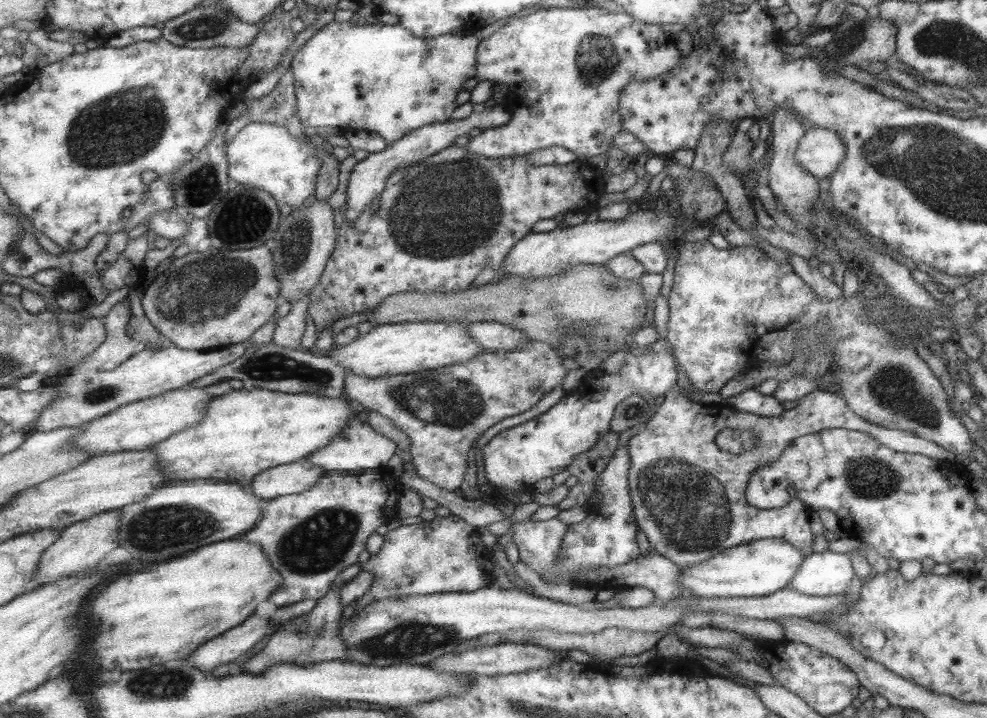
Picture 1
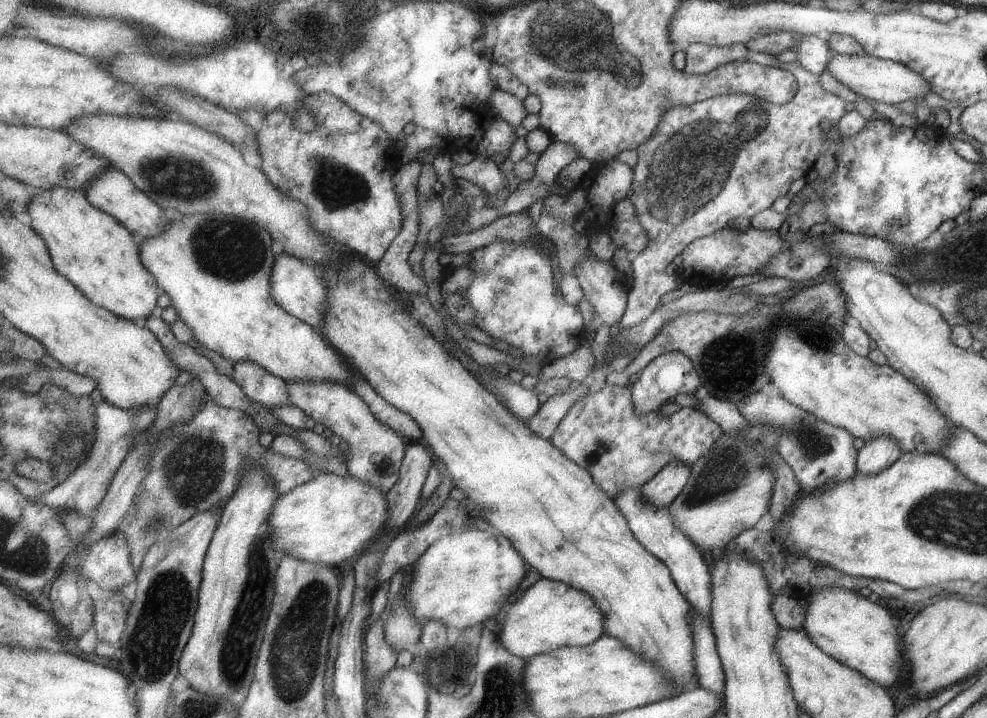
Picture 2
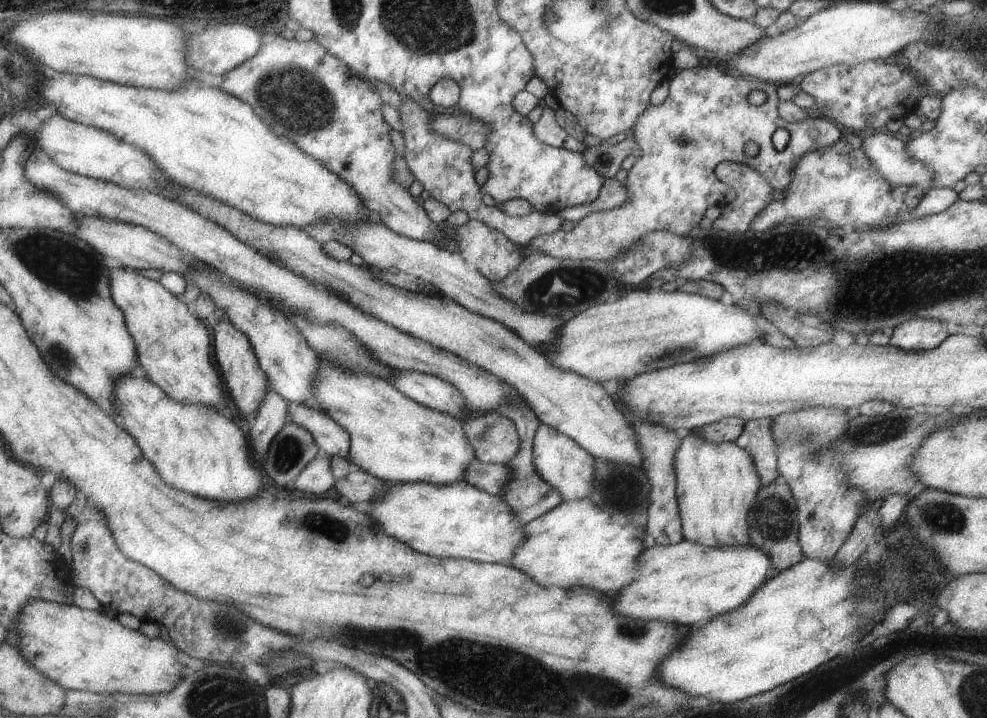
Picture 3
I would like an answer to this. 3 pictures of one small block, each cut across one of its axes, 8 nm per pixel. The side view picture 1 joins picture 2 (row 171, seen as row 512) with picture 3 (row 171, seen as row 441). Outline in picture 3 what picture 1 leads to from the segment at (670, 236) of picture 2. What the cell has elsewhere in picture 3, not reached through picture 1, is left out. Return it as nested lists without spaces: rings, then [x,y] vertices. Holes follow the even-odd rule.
[[[717,62],[708,66],[694,66],[674,74],[669,80],[668,95],[660,105],[649,105],[638,116],[633,126],[633,140],[641,155],[635,158],[633,166],[627,171],[623,180],[623,186],[629,194],[629,200],[613,209],[592,212],[577,223],[577,228],[567,233],[565,230],[544,234],[531,241],[531,248],[537,248],[549,256],[555,258],[569,258],[569,260],[611,260],[617,254],[623,254],[625,250],[631,250],[635,242],[645,238],[653,230],[669,231],[676,235],[684,235],[701,226],[705,221],[705,210],[709,206],[725,206],[735,200],[735,190],[717,178],[716,166],[720,162],[741,163],[759,172],[767,179],[769,186],[775,190],[786,191],[791,182],[795,160],[799,160],[803,154],[819,148],[827,148],[839,140],[841,132],[835,124],[825,120],[816,114],[811,114],[803,122],[788,123],[777,112],[776,85],[771,82],[759,81],[747,76],[731,75],[727,68],[718,65]],[[751,90],[762,90],[766,94],[765,101],[758,106],[747,102],[747,94]],[[777,128],[785,128],[789,135],[788,142],[783,150],[777,151],[771,143],[771,134]],[[876,130],[864,143],[867,158],[889,186],[933,188],[933,172],[921,162],[910,160],[904,144],[886,130]],[[747,142],[758,145],[758,153],[753,157],[747,157],[743,148]]]

